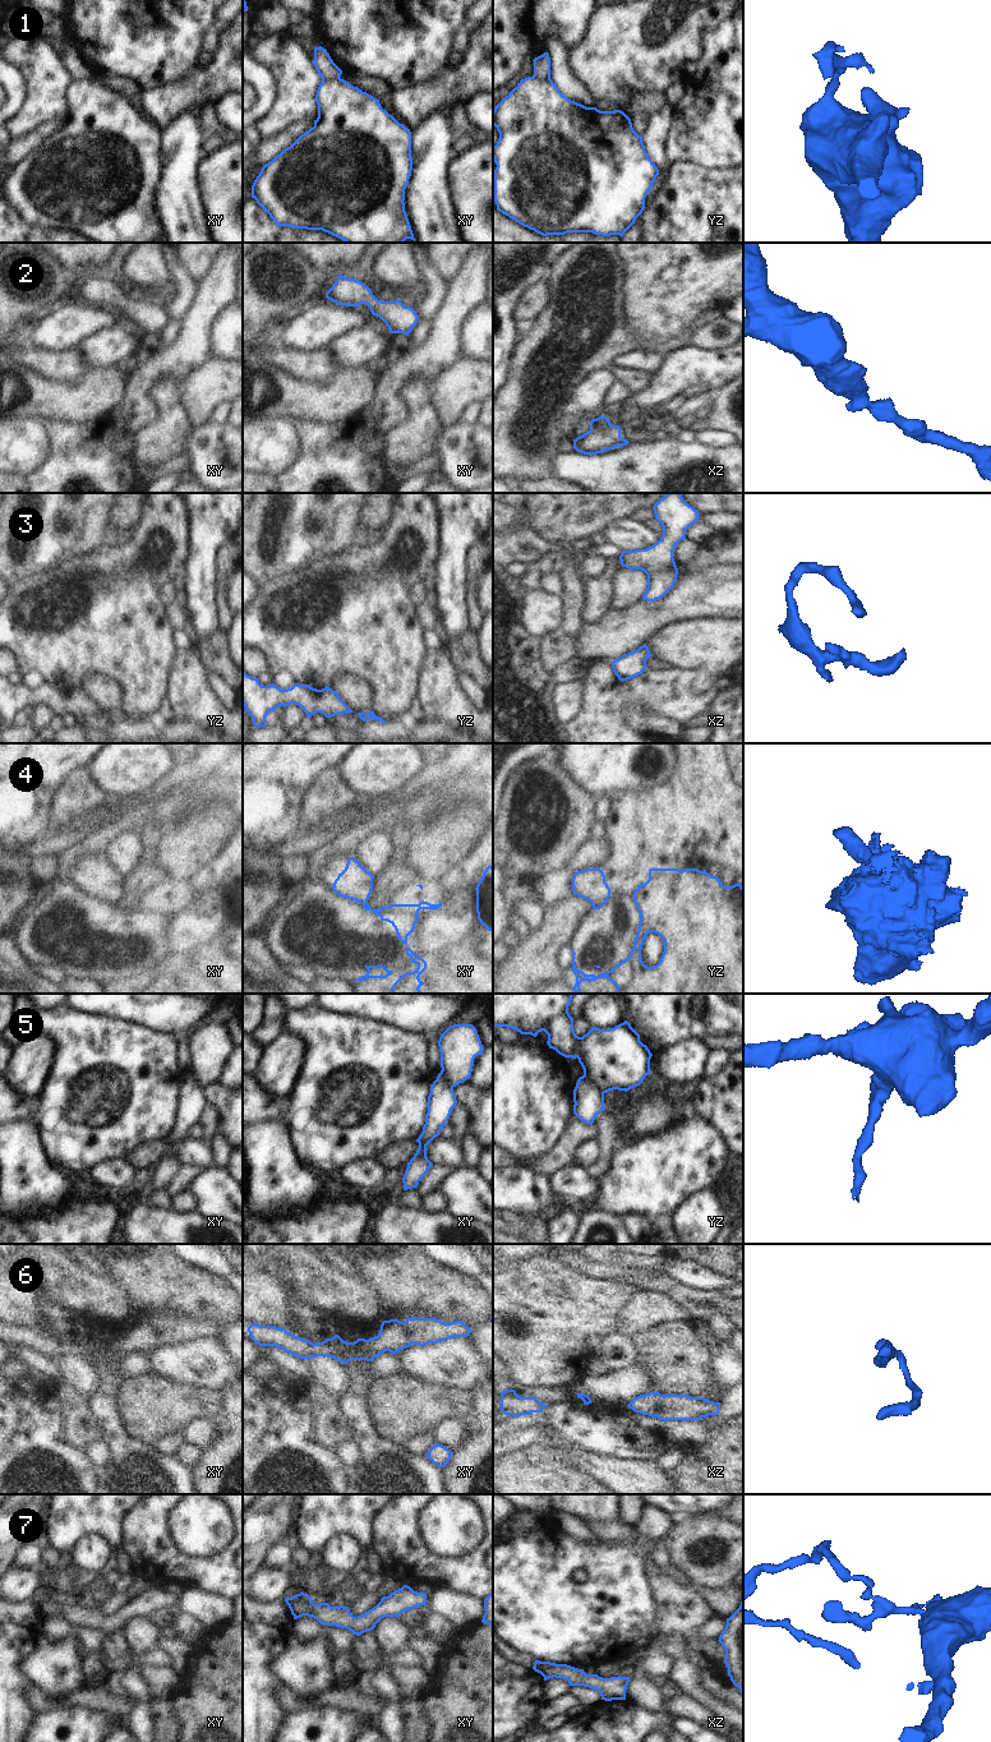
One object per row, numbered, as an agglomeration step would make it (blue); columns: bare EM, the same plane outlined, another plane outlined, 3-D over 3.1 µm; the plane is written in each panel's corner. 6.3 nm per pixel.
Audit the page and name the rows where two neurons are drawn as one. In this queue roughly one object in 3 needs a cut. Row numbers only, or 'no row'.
1, 4, 5

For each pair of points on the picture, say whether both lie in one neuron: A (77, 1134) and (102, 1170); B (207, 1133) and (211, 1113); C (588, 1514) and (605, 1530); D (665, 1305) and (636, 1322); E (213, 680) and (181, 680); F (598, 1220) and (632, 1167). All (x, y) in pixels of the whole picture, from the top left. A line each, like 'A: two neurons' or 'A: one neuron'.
A: two neurons
B: one neuron
C: two neurons
D: one neuron
E: two neurons
F: two neurons

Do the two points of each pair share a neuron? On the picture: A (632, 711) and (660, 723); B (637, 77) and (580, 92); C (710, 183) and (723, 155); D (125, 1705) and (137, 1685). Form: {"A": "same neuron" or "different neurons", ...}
{"A": "same neuron", "B": "different neurons", "C": "different neurons", "D": "different neurons"}

